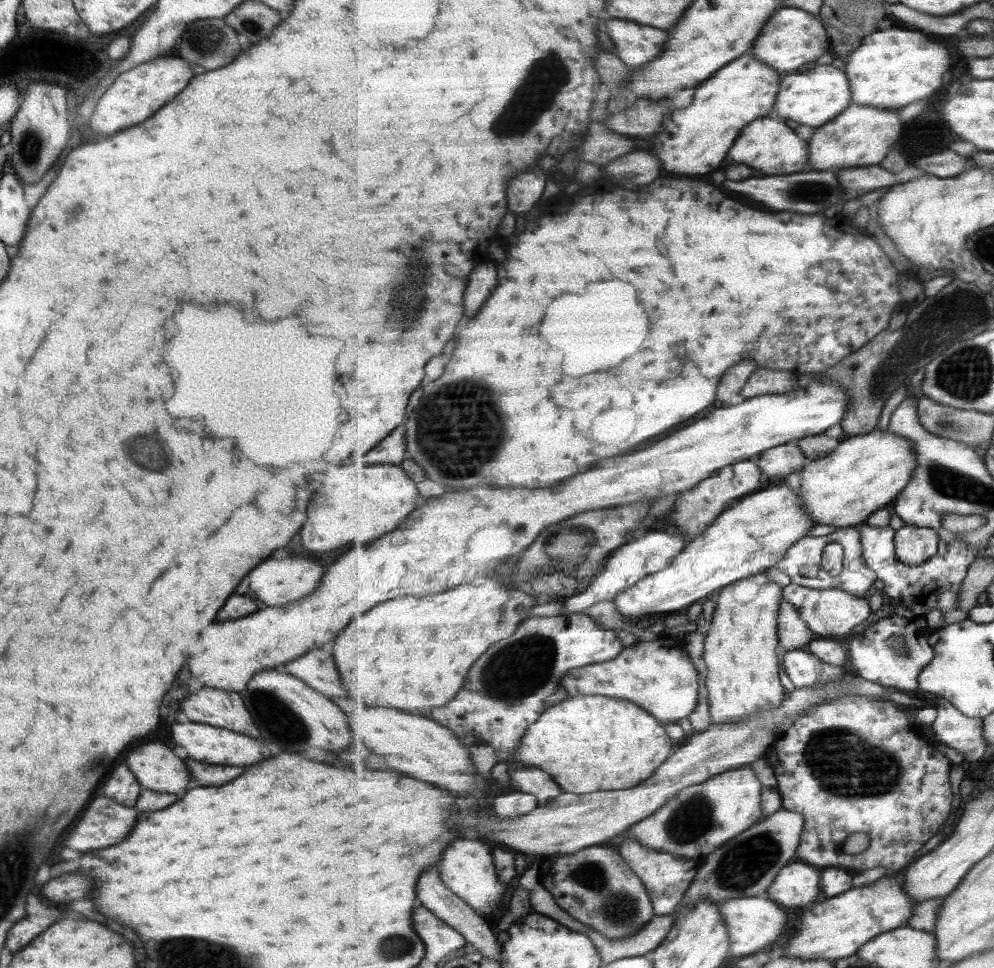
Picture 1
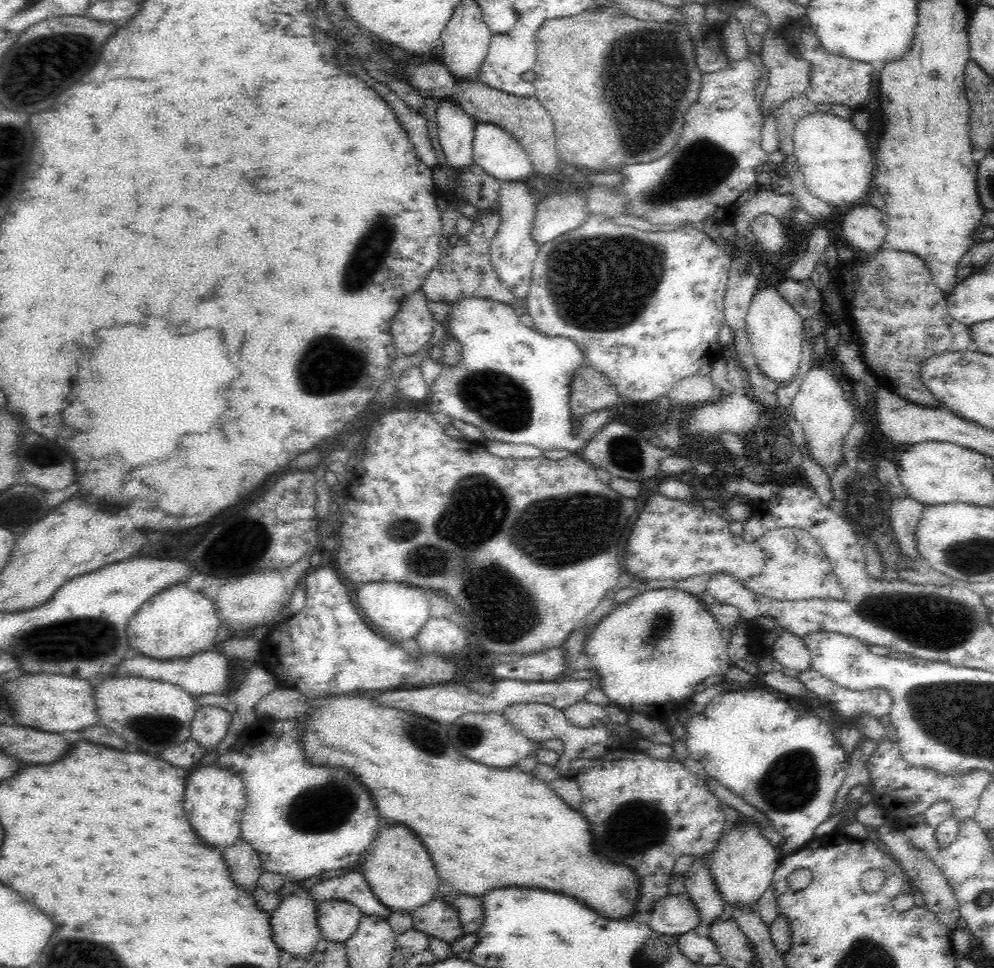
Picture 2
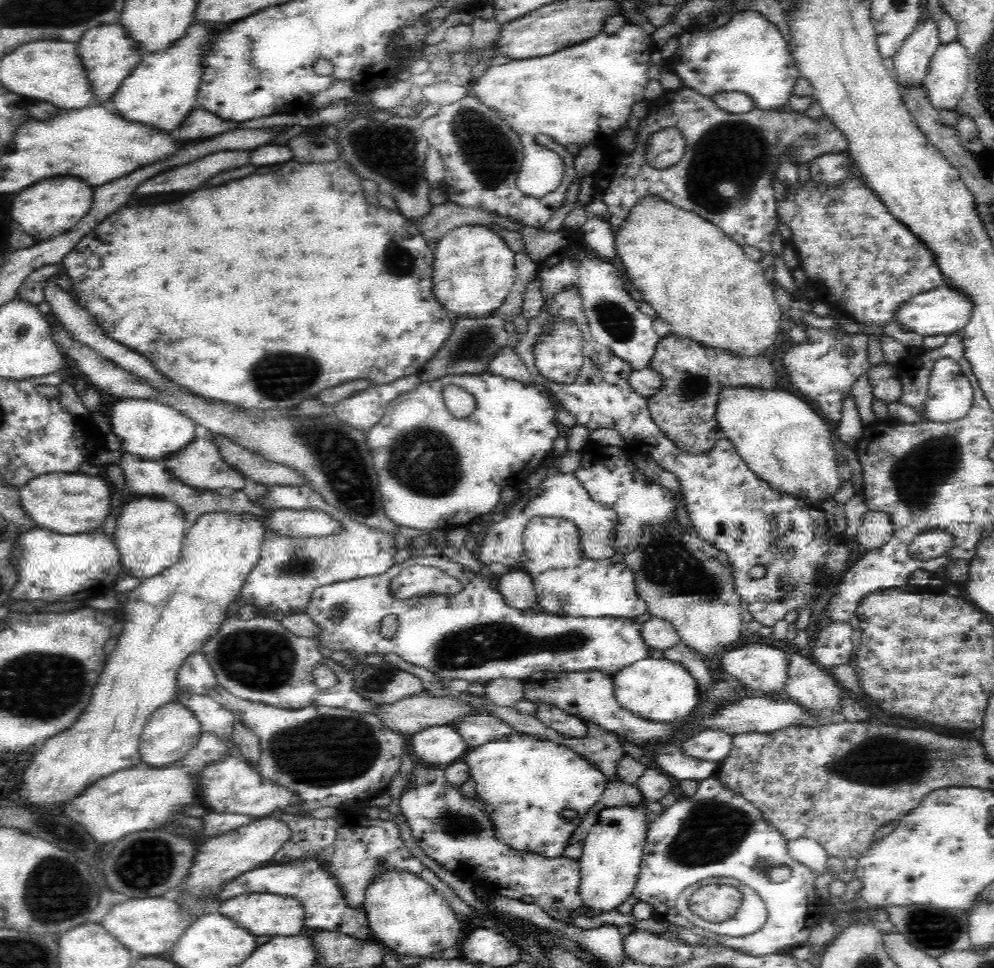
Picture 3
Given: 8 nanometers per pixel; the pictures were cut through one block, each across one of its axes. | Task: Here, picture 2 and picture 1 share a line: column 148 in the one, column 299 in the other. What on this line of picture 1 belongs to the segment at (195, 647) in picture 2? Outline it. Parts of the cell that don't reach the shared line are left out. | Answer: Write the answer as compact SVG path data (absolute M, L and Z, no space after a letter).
M825 380L825 382L823 382L823 384L821 384L821 382L815 382L815 384L813 384L813 382L804 382L798 389L787 394L767 394L747 400L739 400L736 404L727 406L727 408L717 408L711 416L705 416L703 420L695 422L693 426L683 428L681 432L677 432L677 434L665 438L665 442L659 442L659 444L651 446L649 450L645 448L645 450L641 450L641 452L637 452L637 454L631 454L631 456L627 454L627 456L619 456L619 458L617 458L617 456L615 456L615 458L607 458L607 460L603 460L603 468L601 468L601 464L597 464L595 470L589 470L589 472L585 472L585 474L573 476L573 478L569 478L569 480L561 480L561 482L559 482L557 486L553 486L553 488L541 488L541 490L539 490L539 488L535 488L535 490L525 488L525 490L523 490L523 488L487 488L487 486L475 486L475 488L469 488L467 492L451 492L451 494L435 496L435 498L431 498L427 504L424 502L417 512L413 512L413 516L409 516L409 520L407 520L405 524L401 524L401 528L397 528L395 532L389 532L389 534L385 534L383 538L375 540L373 546L369 546L369 548L365 548L365 550L347 550L345 554L341 554L341 556L337 558L337 562L333 562L333 564L327 566L327 570L322 574L320 583L317 585L317 588L311 592L311 596L303 596L301 600L297 599L296 601L288 602L283 606L259 606L253 614L243 616L243 618L239 618L239 620L223 620L223 622L217 622L217 624L207 626L207 628L201 632L201 636L197 638L197 642L193 642L193 650L191 650L189 658L187 658L189 672L191 672L193 678L197 678L197 680L199 680L201 684L205 684L205 686L213 686L213 688L221 688L221 690L235 690L235 692L241 694L254 674L257 674L262 670L274 669L279 664L285 664L286 662L305 654L311 649L329 648L327 642L333 640L333 638L342 631L342 628L347 626L350 619L353 619L353 616L360 616L363 618L370 610L373 610L373 608L379 606L381 603L387 602L387 600L393 600L393 598L401 598L401 596L409 596L409 594L411 594L411 596L431 596L431 594L441 594L441 592L447 592L447 590L451 590L451 588L457 588L457 586L469 582L469 574L477 574L481 568L495 566L499 561L509 561L510 556L519 554L521 550L525 552L533 543L535 543L541 530L547 528L547 526L551 526L551 524L557 524L557 522L567 520L567 518L571 518L571 516L575 516L575 514L581 514L581 512L601 510L603 506L605 506L605 508L625 506L625 504L631 504L631 502L641 502L646 498L665 498L665 496L669 496L669 494L684 493L685 491L695 488L699 483L703 483L704 480L711 478L722 468L737 464L744 460L751 460L753 456L757 456L758 459L761 454L770 448L775 448L791 442L795 443L796 440L808 436L823 434L823 432L829 430L831 426L841 424L845 412L847 412L847 406L849 406L849 399L844 388L842 388L838 382L833 384L833 380Z

